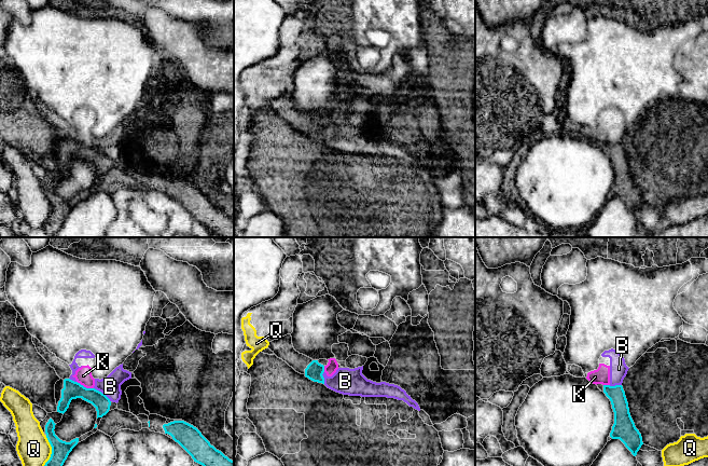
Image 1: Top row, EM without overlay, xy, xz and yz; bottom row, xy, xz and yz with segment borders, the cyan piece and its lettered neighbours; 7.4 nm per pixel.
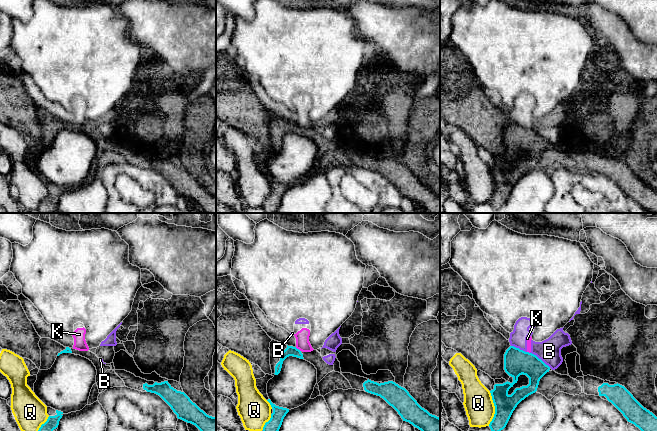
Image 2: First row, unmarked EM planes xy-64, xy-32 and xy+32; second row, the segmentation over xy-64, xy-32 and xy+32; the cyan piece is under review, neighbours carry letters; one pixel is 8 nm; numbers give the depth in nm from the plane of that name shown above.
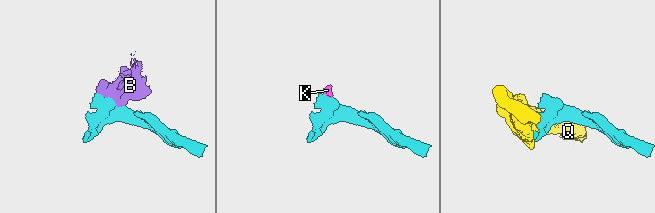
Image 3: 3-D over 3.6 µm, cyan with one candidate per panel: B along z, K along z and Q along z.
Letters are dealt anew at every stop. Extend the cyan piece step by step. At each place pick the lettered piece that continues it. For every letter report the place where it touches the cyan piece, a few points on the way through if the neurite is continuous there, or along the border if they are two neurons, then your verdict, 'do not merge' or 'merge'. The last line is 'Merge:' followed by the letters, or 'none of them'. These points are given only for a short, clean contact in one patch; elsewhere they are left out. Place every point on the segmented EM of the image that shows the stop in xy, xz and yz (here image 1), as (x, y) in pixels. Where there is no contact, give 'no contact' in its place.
B: meets cyan in xy at (101, 393); border along xy (94, 387), (100, 391), (110, 401); do not merge
K: meets cyan in xy at (85, 387); border along xy (77, 381), (86, 387), (93, 388); do not merge
Q: meets cyan in xy at (52, 451); do not merge
Merge: none of them

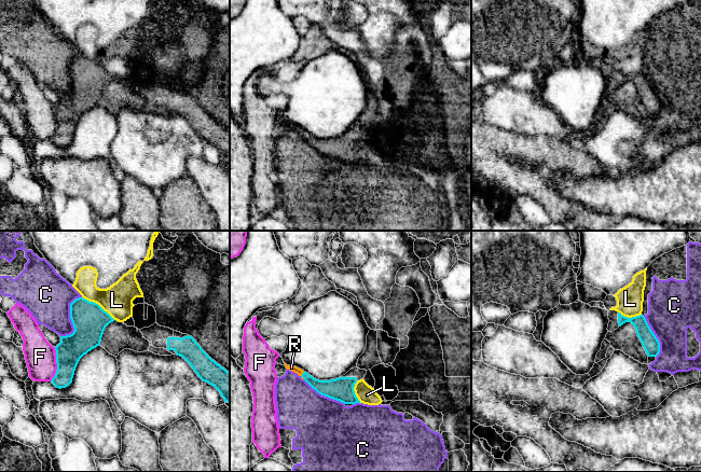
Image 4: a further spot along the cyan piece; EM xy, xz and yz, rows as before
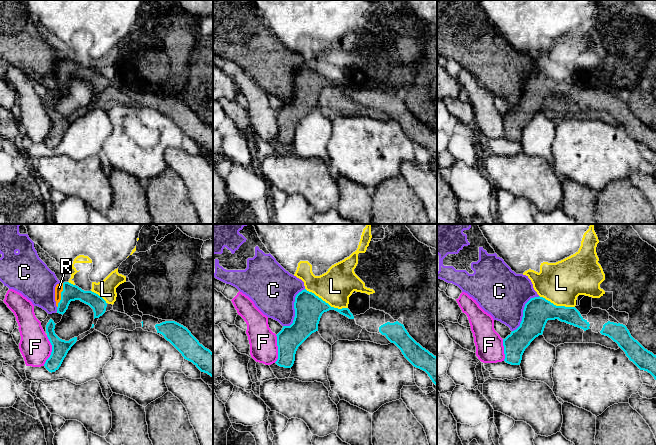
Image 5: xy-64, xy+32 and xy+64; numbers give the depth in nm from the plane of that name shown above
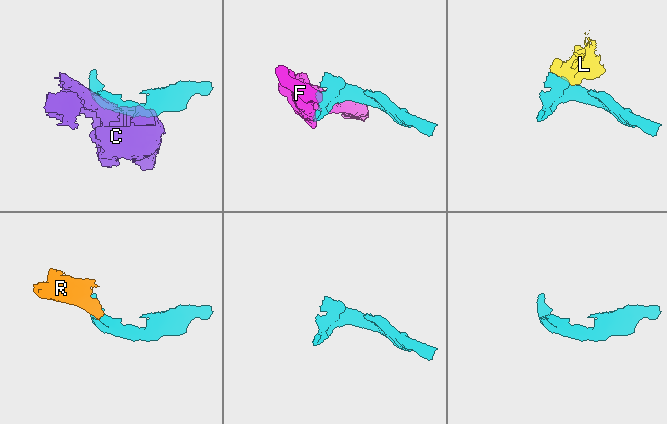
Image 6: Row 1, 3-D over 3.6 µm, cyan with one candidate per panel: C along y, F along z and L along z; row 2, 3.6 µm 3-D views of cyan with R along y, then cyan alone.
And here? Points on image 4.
C: meets cyan in xy at (70, 318); do not merge
F: meets cyan in xy at (57, 364); do not merge
L: meets cyan in xy at (97, 304); border along xy (82, 296), (97, 303), (114, 319); do not merge
R: meets cyan in xz at (302, 375); runs through xz (332, 388), (321, 387), (302, 375), (291, 368); merge
Merge: R

